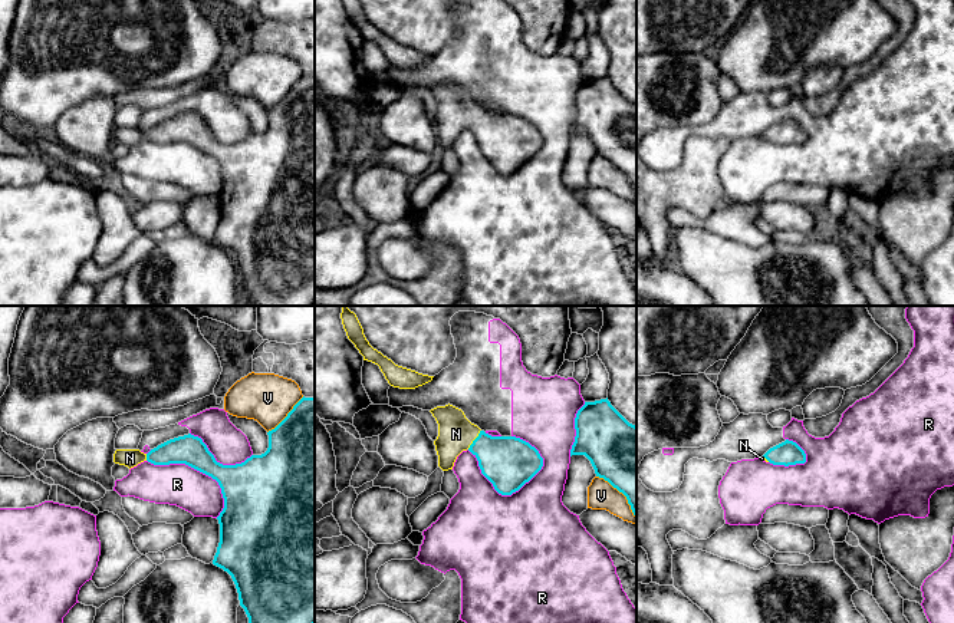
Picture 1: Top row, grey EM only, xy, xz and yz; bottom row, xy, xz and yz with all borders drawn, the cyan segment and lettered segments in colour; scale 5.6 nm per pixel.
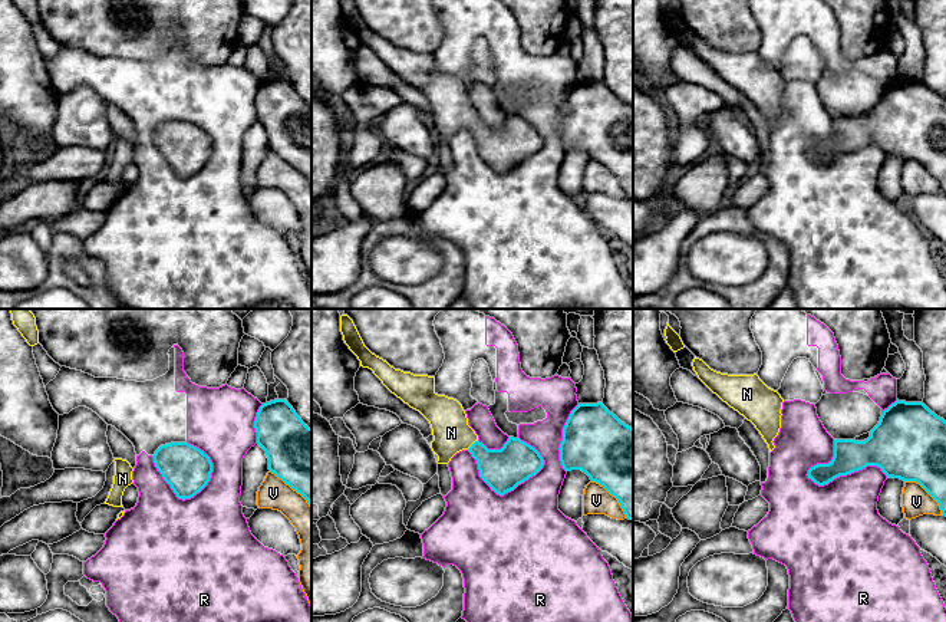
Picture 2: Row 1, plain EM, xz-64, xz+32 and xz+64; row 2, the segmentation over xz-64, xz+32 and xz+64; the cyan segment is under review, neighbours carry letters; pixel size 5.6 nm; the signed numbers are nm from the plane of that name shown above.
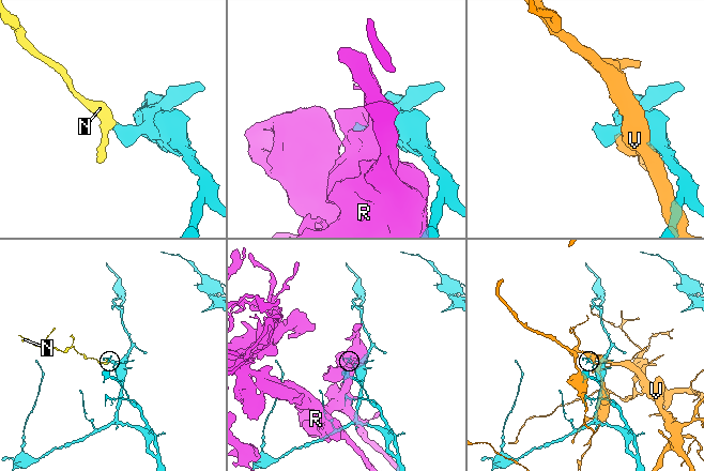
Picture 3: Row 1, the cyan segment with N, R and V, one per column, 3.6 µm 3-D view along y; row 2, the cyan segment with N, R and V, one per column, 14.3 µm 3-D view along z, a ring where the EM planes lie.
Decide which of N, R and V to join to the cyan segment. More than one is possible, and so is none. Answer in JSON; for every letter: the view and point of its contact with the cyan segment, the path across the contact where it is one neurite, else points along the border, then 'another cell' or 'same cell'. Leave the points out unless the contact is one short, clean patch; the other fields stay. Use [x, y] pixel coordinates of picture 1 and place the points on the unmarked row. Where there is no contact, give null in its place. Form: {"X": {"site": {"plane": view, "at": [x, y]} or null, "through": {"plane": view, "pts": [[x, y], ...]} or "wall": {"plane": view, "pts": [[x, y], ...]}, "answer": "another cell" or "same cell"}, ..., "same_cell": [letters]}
{"N": {"site": {"plane": "xz", "at": [474, 118]}, "through": {"plane": "xz", "pts": [[509, 141], [474, 118], [456, 112]]}, "answer": "same cell"}, "R": {"site": {"plane": "xz", "at": [500, 171]}, "answer": "another cell"}, "V": {"site": {"plane": "xy", "at": [288, 94]}, "answer": "another cell"}, "same_cell": ["N"]}

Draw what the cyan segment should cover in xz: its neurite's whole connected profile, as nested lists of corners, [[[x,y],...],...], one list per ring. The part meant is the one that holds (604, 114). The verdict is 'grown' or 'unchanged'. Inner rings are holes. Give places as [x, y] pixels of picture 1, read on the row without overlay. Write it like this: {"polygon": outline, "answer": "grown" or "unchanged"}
{"polygon": [[[606,78],[585,80],[575,96],[572,134],[585,134],[596,155],[622,171],[636,195],[636,105]]], "answer": "unchanged"}

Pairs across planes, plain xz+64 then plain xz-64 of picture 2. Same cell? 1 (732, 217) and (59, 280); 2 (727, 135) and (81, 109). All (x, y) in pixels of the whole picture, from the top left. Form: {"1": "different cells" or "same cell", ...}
{"1": "same cell", "2": "same cell"}

